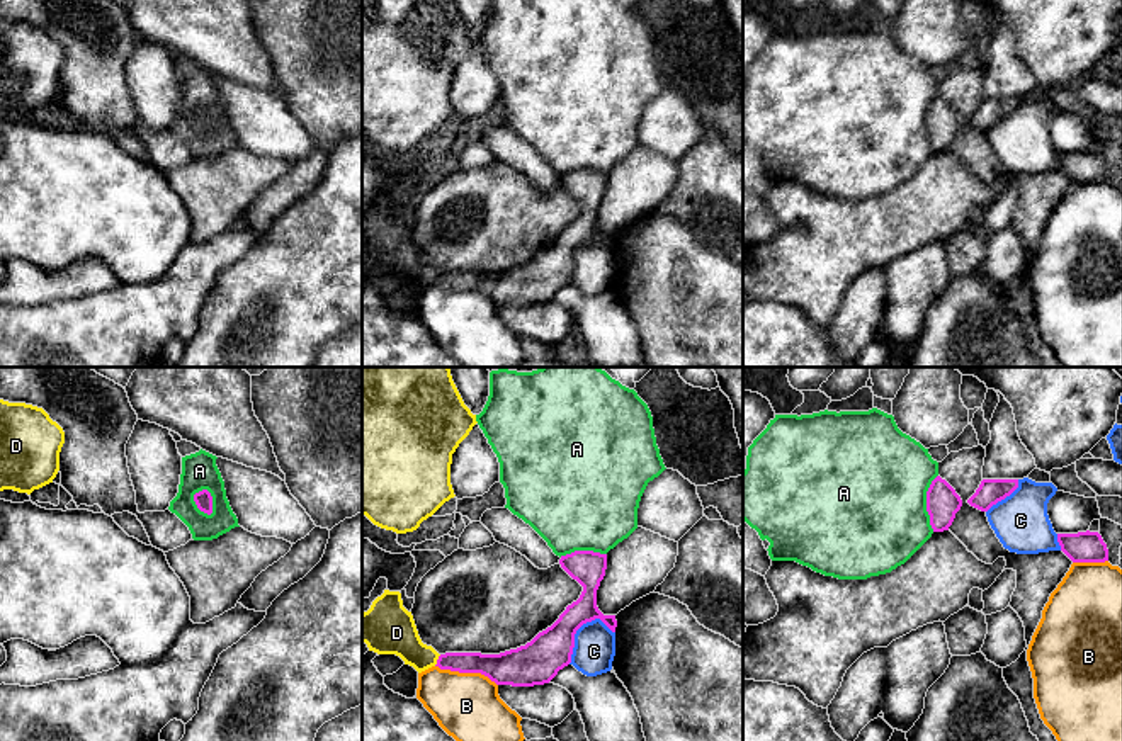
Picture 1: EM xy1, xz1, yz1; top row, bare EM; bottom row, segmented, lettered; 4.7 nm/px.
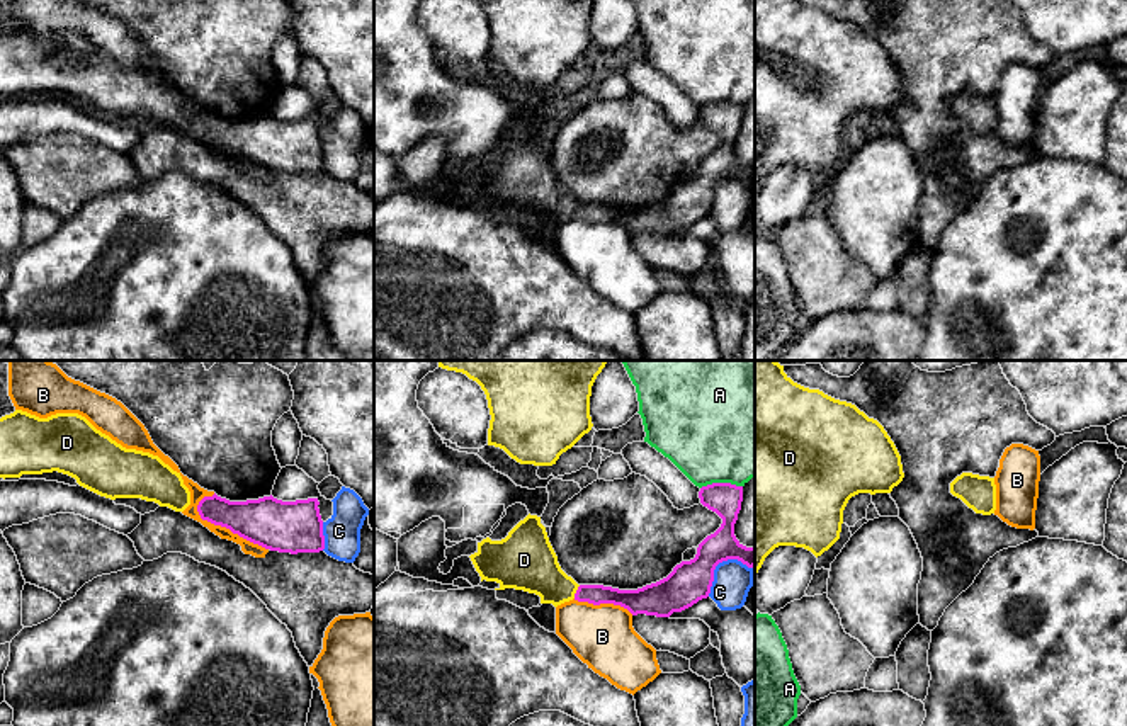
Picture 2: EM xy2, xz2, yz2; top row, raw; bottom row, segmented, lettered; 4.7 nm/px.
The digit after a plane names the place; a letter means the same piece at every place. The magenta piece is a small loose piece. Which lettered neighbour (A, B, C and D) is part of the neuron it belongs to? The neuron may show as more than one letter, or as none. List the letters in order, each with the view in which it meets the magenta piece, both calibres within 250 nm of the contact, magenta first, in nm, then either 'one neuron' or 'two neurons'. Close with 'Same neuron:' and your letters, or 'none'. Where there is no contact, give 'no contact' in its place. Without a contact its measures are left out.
A: xy1 | 80/170 nm | two neurons
B: xy2 | 240/70 nm | two neurons
C: xz1 | 200/200 nm | two neurons
D: xz2 | 100/240 nm | one neuron
Same neuron: D

